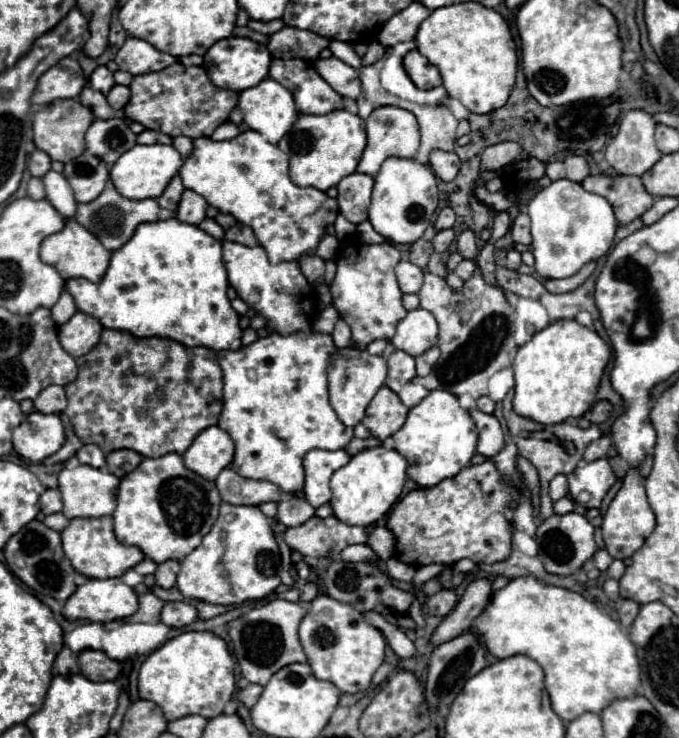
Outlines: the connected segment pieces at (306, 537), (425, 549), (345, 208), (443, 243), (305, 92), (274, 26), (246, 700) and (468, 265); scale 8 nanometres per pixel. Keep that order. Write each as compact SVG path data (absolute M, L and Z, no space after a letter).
M310 518L302 526L288 528L284 532L286 544L300 552L302 556L312 558L332 558L340 554L350 544L368 542L366 530L360 526L342 524L338 518Z
M484 462L478 466L466 466L454 478L442 480L438 486L412 490L408 496L404 496L394 506L394 510L388 516L386 526L396 536L396 540L400 540L400 548L398 548L400 560L404 560L412 566L418 566L418 564L426 566L432 562L454 564L462 558L470 558L476 564L478 562L492 564L492 562L506 560L510 556L512 526L504 518L504 508L508 504L512 504L516 500L516 496L518 496L518 492L502 480L502 476L498 474L498 470L492 462Z
M354 172L338 182L340 214L348 218L352 224L360 224L368 220L372 186L374 186L374 178L360 172Z
M448 228L448 230L440 230L440 232L434 236L432 244L434 244L434 250L436 250L436 252L446 252L446 250L450 250L450 246L452 246L454 240L456 240L456 234L454 234L452 228Z
M274 58L270 64L270 78L292 92L296 108L302 114L328 114L342 108L342 96L322 80L312 62Z
M250 20L248 22L248 28L252 28L252 30L256 30L256 32L260 32L260 34L274 34L274 32L278 32L280 28L284 26L284 22L282 20L272 20L272 22L260 22L260 20Z
M248 684L244 690L240 690L238 700L240 700L246 708L252 708L252 706L256 704L256 700L260 698L260 694L262 694L262 686L258 686L258 684Z
M462 260L462 262L456 266L454 272L456 272L462 280L468 280L474 270L476 270L476 262L474 262L474 260Z

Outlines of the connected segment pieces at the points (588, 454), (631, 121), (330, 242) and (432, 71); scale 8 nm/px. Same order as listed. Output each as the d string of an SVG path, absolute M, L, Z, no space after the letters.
M602 436L598 440L594 440L586 452L584 452L584 460L586 462L592 462L592 460L598 460L598 458L604 458L608 454L608 448L610 448L610 438L608 436Z
M628 110L622 114L620 130L606 146L606 160L618 174L642 176L658 160L660 152L654 144L656 122L644 110Z
M324 236L322 238L322 242L320 242L320 246L318 246L318 256L320 258L324 258L324 260L330 260L330 258L336 258L336 252L338 252L338 238L334 238L334 236Z
M410 50L404 56L404 70L410 76L410 80L420 88L420 90L428 90L434 86L442 84L440 72L436 66L432 66L418 50Z

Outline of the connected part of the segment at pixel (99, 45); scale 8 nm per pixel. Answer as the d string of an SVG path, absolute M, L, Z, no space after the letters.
M90 34L90 40L86 42L84 52L90 58L96 58L106 50L106 46L108 46L108 34Z

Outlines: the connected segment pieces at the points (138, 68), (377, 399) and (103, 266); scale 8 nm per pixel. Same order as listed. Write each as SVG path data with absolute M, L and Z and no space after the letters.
M126 38L124 46L118 50L114 60L120 70L130 72L132 76L164 70L166 66L172 66L178 62L172 54L164 54L156 50L150 42L140 38Z
M382 386L372 398L372 402L368 404L362 424L370 430L372 436L384 440L388 436L394 436L402 428L406 414L408 408L400 402L398 394Z
M74 218L66 220L66 226L60 232L48 236L40 246L40 260L44 264L54 266L64 280L68 280L68 278L86 278L90 282L100 282L104 278L106 270L108 270L110 256L112 256L112 252L106 250L98 242L98 238L94 238L94 234L90 234Z

